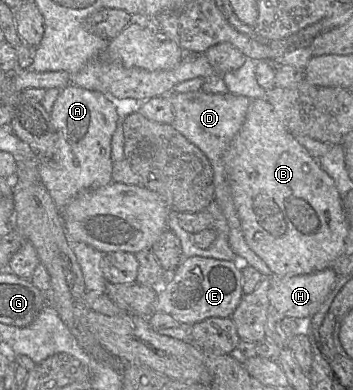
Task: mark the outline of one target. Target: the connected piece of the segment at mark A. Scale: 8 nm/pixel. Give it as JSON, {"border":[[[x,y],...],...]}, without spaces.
{"border":[[[72,83],[60,90],[51,111],[57,141],[53,157],[40,161],[42,184],[61,212],[81,193],[112,182],[111,139],[119,116],[113,102],[104,94]]]}

